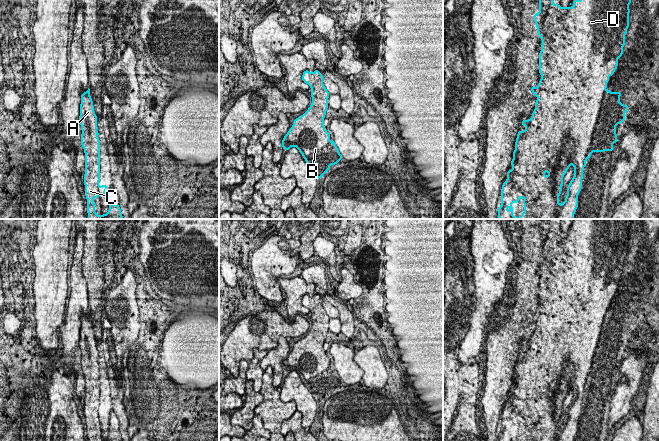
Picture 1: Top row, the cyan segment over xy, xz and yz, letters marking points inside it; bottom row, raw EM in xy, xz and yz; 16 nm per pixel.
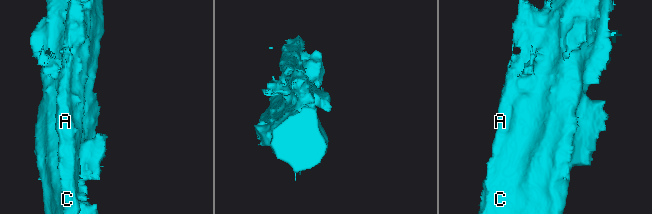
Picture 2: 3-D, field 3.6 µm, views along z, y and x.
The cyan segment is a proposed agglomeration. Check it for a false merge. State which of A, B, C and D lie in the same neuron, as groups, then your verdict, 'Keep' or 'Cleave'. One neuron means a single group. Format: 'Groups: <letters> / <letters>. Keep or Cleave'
Groups: A B C D. Keep

